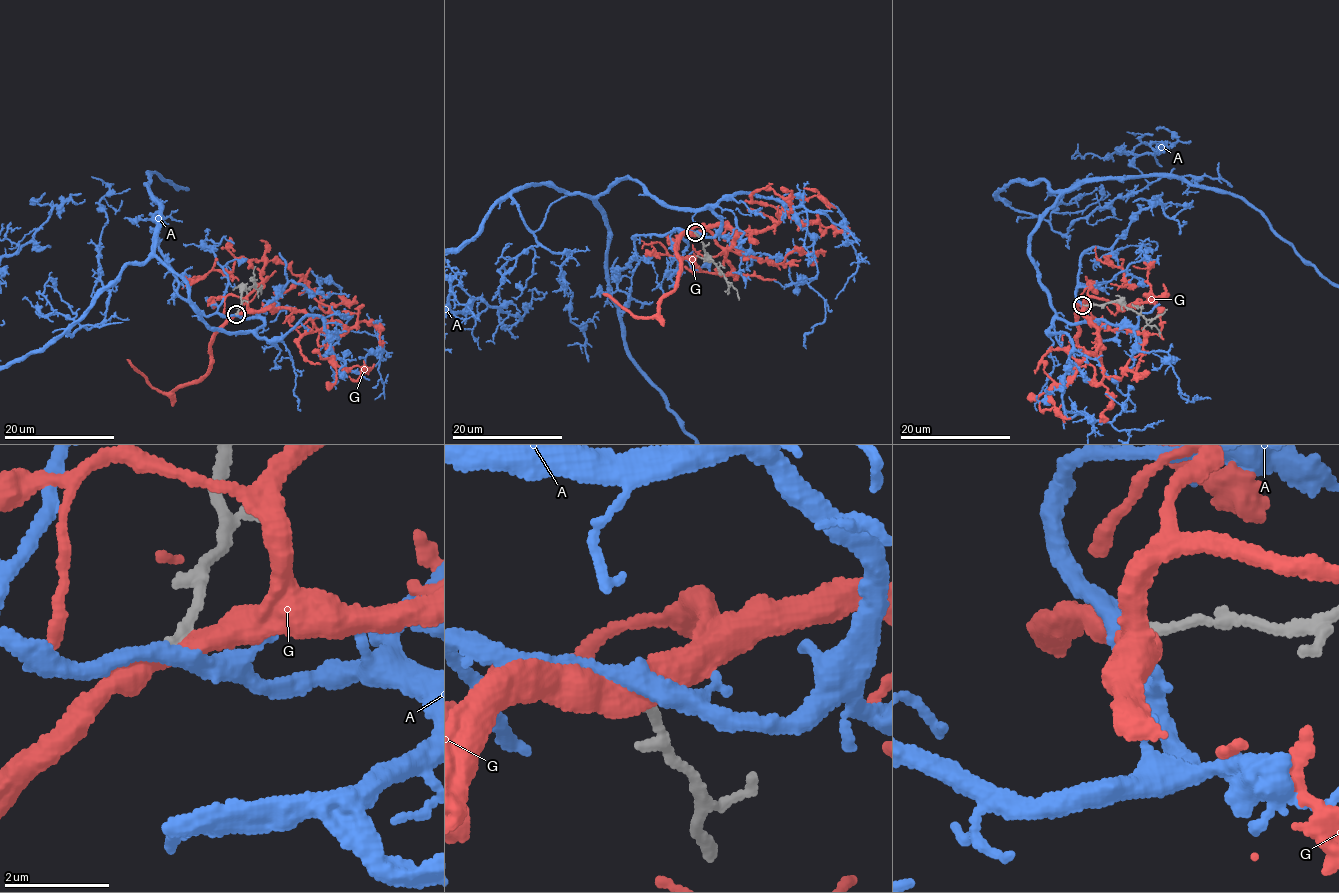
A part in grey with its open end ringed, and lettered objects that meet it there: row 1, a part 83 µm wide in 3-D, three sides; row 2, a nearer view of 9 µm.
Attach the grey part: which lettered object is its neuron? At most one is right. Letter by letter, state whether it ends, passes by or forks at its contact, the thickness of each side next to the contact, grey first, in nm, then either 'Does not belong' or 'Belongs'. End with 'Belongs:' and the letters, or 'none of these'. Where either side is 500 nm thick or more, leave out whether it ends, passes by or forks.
A: It passes by. Thickness 180 nm (grey) against 320 nm. Belongs
G: Thickness 200 nm (grey) against 500 nm. Does not belong
Belongs: A

